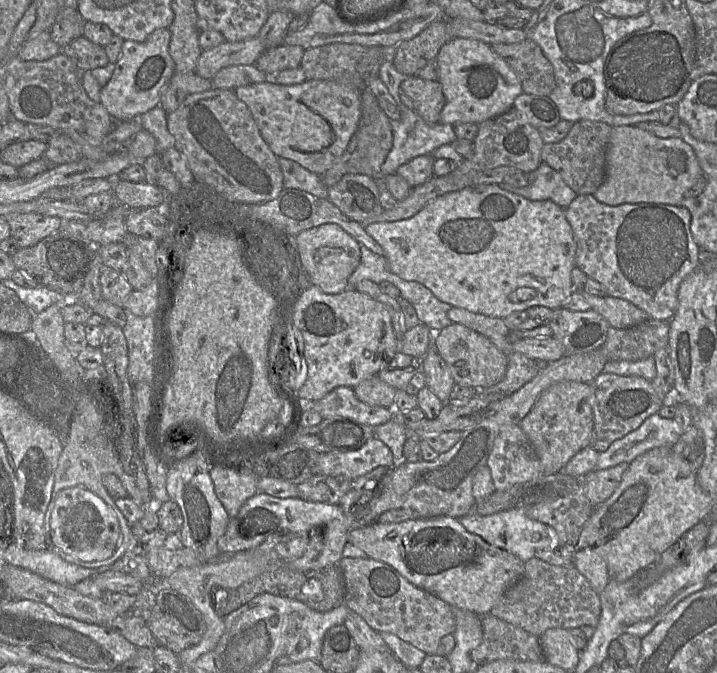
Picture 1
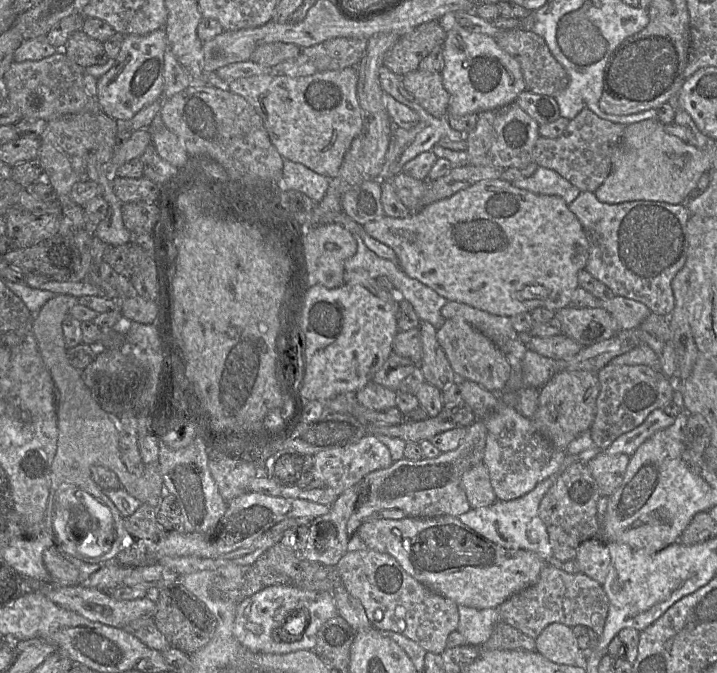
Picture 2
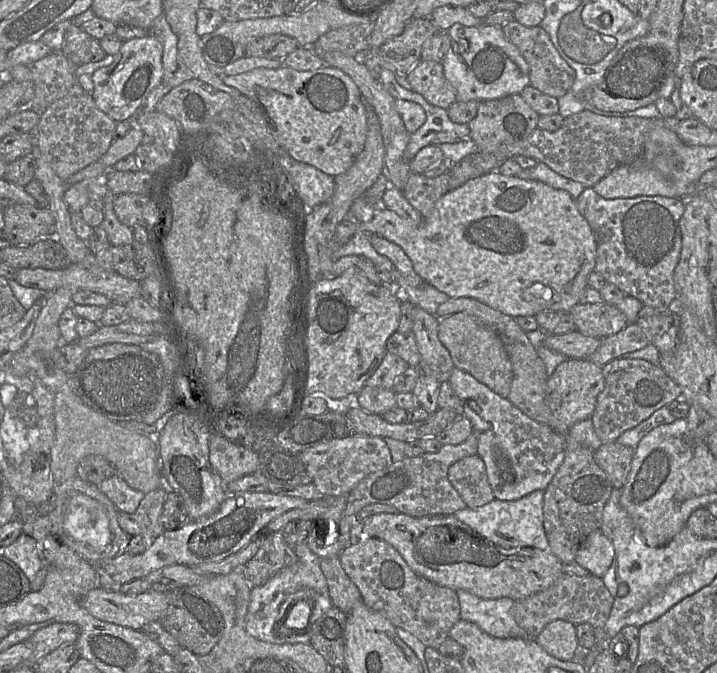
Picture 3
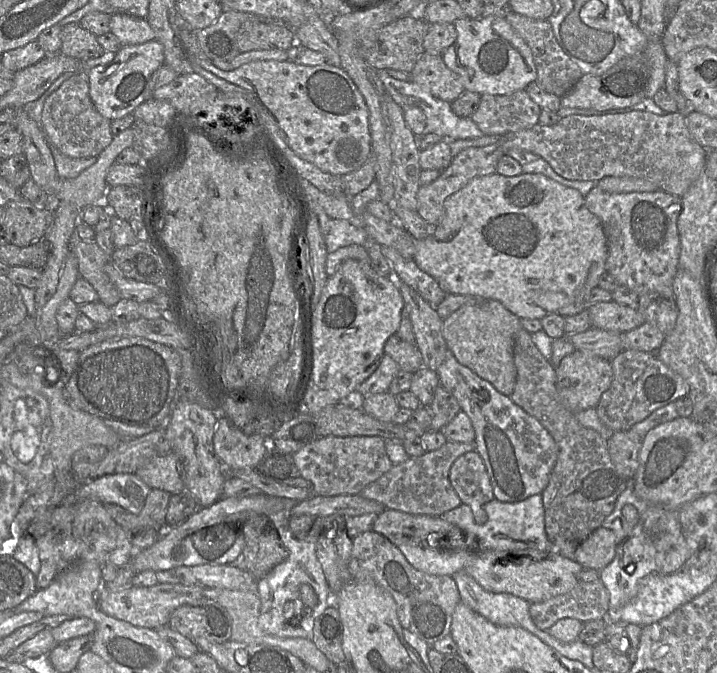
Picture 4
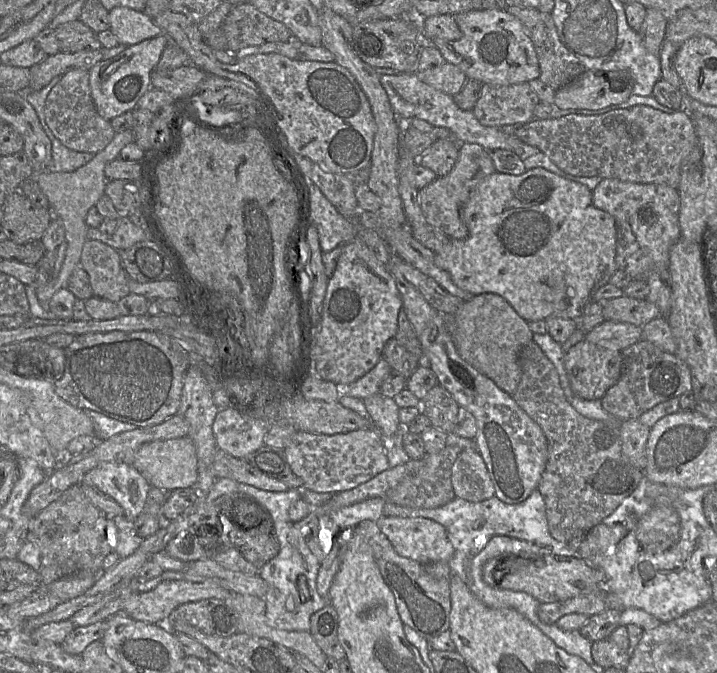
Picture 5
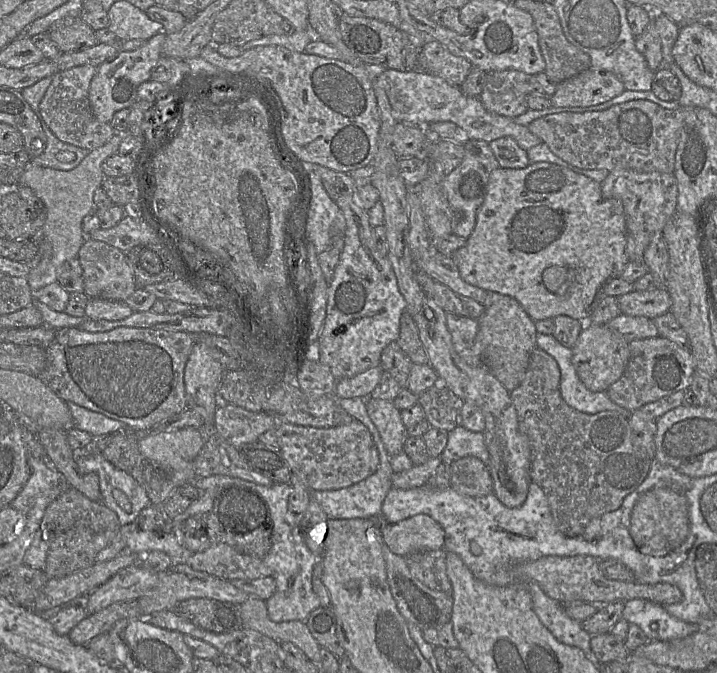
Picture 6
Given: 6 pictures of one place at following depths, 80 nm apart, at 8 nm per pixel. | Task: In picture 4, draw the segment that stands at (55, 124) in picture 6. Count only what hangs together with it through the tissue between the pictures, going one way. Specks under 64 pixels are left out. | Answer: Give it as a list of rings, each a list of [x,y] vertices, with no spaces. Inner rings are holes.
[[[78,72],[69,76],[45,101],[42,128],[50,147],[54,144],[71,158],[97,157],[112,142],[111,120],[102,116],[89,95],[88,75]]]

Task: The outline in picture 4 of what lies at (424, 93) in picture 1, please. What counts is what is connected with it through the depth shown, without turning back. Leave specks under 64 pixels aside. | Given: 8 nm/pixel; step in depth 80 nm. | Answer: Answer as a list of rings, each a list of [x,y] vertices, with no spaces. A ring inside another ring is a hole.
[[[423,52],[410,73],[410,79],[435,98],[449,103],[465,91],[461,78],[446,66],[439,54]]]

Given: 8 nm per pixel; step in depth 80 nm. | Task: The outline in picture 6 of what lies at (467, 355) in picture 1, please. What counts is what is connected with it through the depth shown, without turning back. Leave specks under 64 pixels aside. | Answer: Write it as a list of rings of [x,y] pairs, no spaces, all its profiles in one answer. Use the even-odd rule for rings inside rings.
[[[488,291],[483,303],[484,313],[477,319],[478,332],[475,338],[475,352],[481,357],[482,364],[494,375],[501,384],[509,391],[513,391],[527,371],[532,351],[537,347],[537,330],[535,321],[524,311],[522,306],[514,298],[496,292]]]

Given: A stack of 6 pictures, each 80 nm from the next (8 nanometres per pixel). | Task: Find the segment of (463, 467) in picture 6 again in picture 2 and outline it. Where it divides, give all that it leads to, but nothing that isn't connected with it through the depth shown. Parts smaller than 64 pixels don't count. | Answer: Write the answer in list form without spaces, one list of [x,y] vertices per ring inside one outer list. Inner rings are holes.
[[[483,462],[467,470],[461,483],[471,508],[489,506],[497,499],[488,469]]]

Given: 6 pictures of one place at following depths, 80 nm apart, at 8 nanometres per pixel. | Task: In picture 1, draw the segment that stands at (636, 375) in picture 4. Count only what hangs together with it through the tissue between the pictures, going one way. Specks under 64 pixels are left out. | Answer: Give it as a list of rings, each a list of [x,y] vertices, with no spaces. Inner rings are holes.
[[[601,373],[592,382],[594,390],[594,426],[590,437],[590,446],[597,452],[605,452],[616,440],[636,430],[653,414],[660,411],[664,399],[659,396],[649,381],[640,376],[621,376]]]

